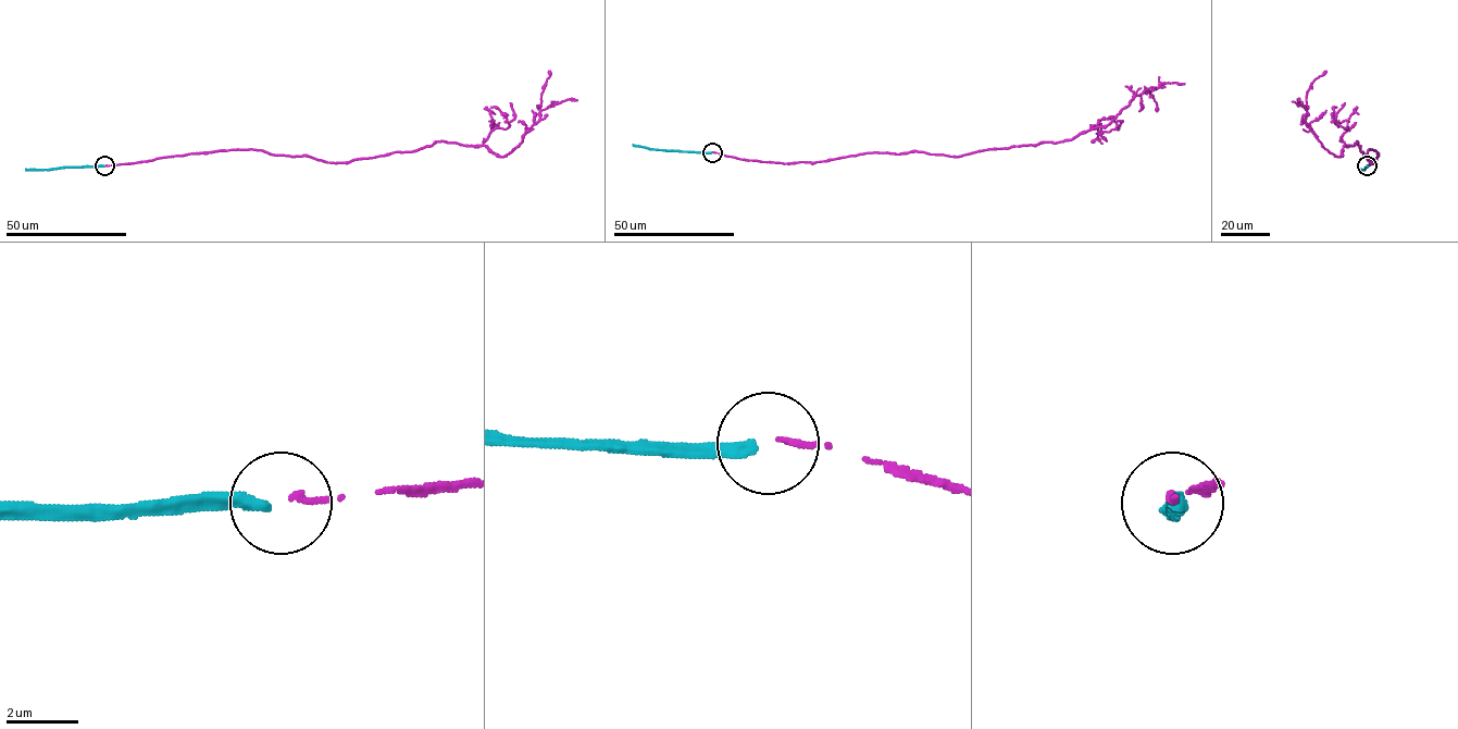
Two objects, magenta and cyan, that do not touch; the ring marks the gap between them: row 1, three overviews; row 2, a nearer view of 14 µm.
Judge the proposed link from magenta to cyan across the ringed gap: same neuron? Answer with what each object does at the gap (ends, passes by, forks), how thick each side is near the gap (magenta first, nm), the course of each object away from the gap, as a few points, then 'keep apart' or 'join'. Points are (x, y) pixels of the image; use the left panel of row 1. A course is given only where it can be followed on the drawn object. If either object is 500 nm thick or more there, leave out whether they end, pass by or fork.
magenta ends there; cyan ends there; 140 nm thick on the magenta side, 340 nm on the other; magenta runs (106, 165), (229, 149), (348, 162), (413, 151), (436, 141), (485, 145), (506, 157), (538, 120), (549, 71); cyan runs (104, 167), (25, 169); keep apart

